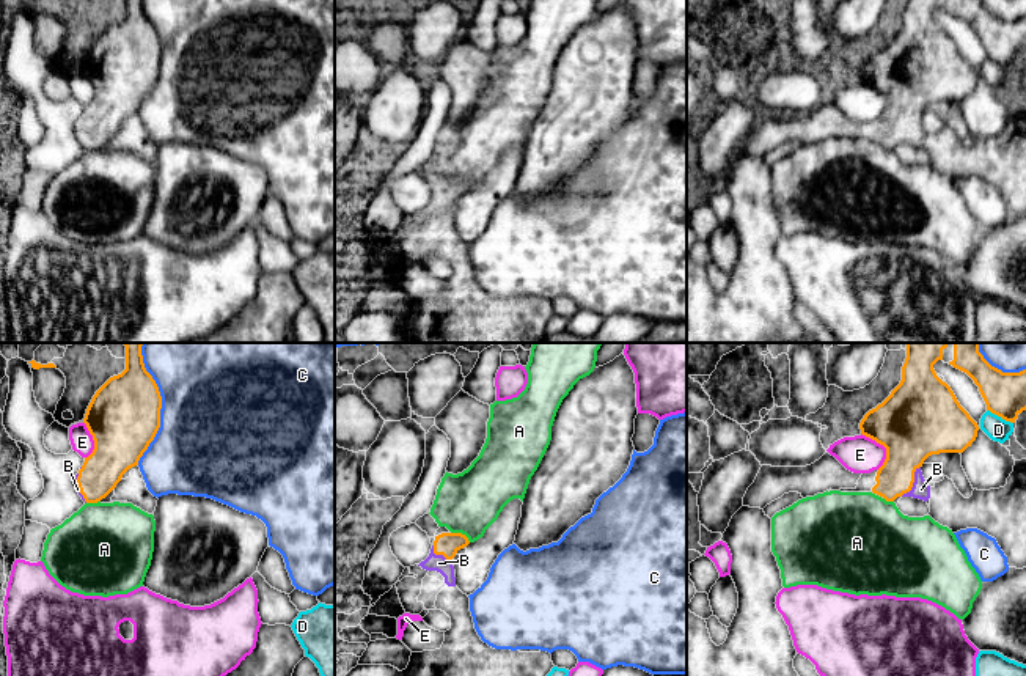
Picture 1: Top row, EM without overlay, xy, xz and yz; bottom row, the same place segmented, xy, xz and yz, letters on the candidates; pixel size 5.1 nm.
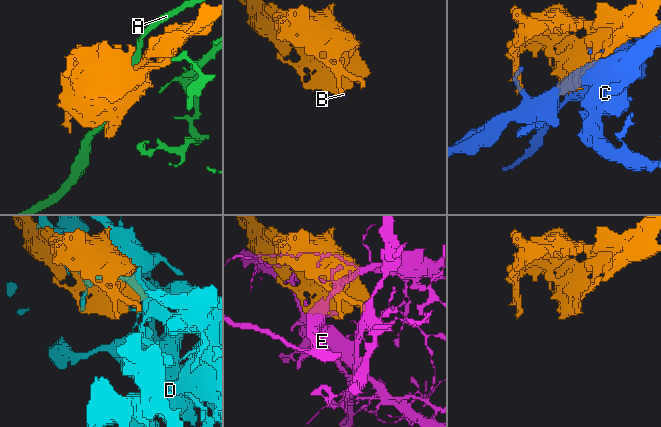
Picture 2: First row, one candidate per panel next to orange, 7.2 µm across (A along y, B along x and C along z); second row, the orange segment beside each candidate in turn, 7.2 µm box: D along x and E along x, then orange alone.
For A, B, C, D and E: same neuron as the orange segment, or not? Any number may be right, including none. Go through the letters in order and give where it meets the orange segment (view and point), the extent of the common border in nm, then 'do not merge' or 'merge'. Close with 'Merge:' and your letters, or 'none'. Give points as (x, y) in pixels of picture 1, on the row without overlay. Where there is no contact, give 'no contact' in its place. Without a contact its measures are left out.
A: xz (461, 181) | 120 nm | do not merge
B: yz (913, 129) | 190 nm | merge
C: xy (161, 55) | 600 nm | do not merge
D: yz (1000, 63) | 150 nm | do not merge
E: yz (883, 93) | 220 nm | do not merge
Merge: B

